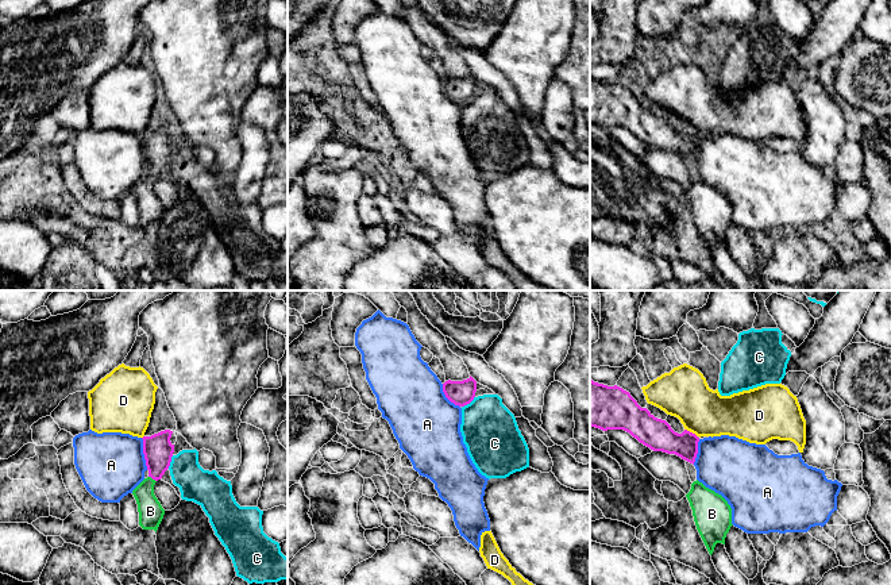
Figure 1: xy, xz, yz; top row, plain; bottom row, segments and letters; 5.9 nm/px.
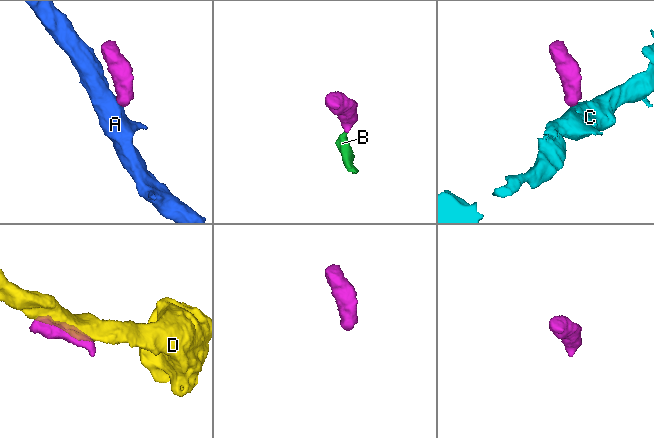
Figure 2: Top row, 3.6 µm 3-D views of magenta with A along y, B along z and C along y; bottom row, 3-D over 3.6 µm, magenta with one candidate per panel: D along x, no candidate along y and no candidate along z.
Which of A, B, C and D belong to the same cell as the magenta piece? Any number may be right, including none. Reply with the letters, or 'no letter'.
B

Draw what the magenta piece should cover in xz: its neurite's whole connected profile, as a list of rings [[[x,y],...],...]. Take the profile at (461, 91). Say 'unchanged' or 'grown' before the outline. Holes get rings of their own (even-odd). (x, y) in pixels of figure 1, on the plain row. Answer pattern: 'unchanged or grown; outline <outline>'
unchanged; outline [[[471,73],[463,78],[448,77],[443,81],[443,89],[451,100],[464,104],[475,95],[477,78]]]

